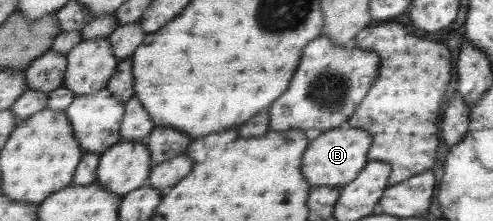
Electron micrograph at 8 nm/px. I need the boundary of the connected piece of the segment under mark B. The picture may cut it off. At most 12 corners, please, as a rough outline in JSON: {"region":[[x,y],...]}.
{"region":[[322,131],[302,156],[310,186],[343,187],[366,166],[370,134]]}

